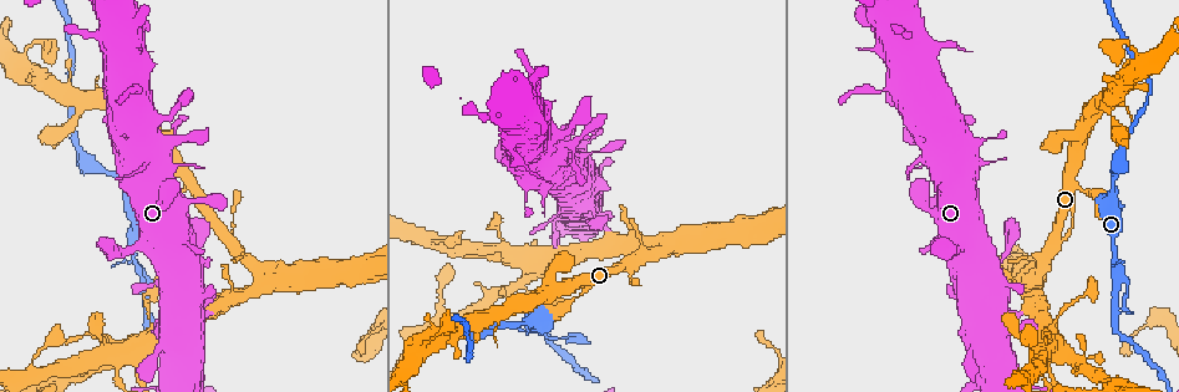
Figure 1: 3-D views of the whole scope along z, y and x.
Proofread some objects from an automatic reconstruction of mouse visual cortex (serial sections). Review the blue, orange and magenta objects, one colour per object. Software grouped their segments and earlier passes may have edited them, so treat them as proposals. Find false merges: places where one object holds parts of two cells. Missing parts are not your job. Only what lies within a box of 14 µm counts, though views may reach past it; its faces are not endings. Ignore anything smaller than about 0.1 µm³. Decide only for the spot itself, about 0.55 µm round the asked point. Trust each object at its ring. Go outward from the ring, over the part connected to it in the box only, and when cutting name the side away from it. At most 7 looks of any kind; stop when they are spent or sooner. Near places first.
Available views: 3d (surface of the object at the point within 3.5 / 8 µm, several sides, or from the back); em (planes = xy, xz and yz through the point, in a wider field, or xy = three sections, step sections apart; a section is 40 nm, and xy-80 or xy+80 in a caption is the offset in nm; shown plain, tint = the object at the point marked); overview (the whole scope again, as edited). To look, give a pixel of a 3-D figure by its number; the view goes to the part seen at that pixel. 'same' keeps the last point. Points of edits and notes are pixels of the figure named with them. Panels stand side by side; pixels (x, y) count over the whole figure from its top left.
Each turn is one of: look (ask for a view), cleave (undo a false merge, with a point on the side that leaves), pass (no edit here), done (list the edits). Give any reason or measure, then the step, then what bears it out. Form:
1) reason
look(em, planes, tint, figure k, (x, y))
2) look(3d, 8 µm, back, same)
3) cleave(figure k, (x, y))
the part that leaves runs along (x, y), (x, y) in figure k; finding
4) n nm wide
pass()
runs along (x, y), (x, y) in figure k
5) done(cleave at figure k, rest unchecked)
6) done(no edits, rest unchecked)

arms part here
look(3d, 8 µm, figure 1, (140, 266))

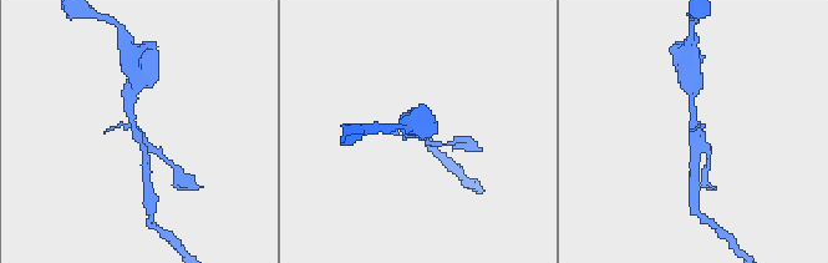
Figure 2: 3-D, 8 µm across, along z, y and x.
need the tissue
look(em, xy, step 1, tint, figure 2, (137, 131))

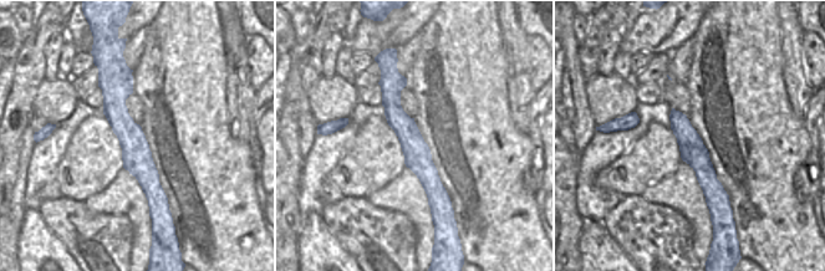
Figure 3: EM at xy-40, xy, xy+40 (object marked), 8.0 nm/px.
cleave(figure 2, (457, 140))
the part that leaves runs along (426, 140), (431, 143), (452, 143), (460, 140) in figure 2; a second cell is stuck on

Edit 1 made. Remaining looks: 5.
look(overview)

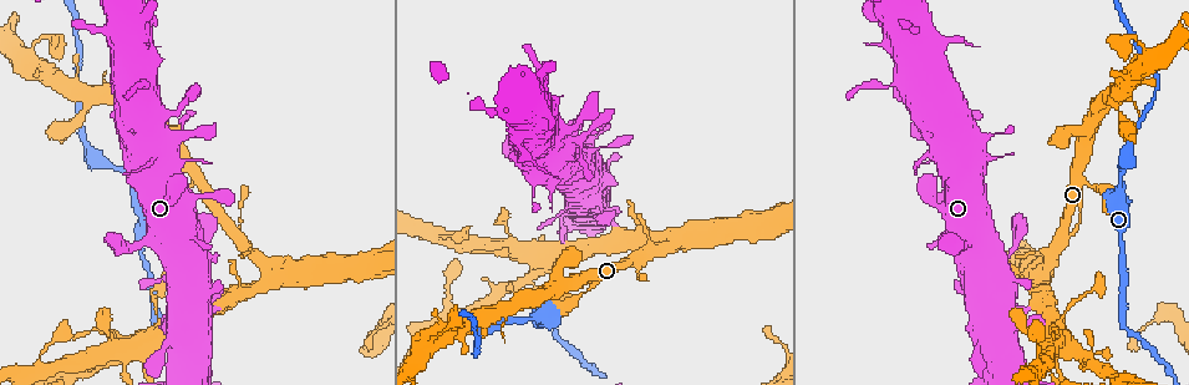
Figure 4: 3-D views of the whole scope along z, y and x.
narrows sharply
look(3d, 3.5 µm, figure 4, (534, 252))

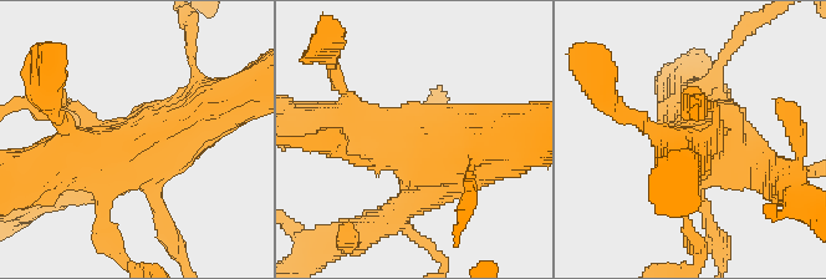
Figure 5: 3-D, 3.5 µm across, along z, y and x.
look(em, xy, step 3, tint, figure 5, (409, 142))

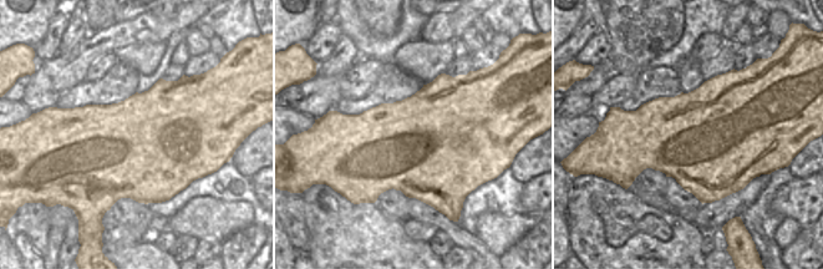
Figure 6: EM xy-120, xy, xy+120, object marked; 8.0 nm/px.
pass()
all the same cell

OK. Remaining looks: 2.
narrows sharply
look(3d, 8 µm, figure 4, (49, 345))

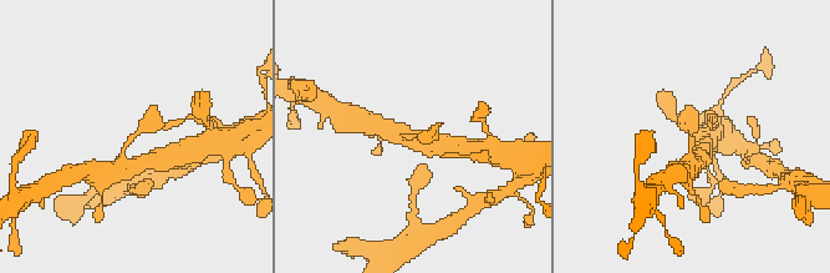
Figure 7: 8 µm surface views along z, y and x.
look(em, xy, step 3, tint, figure 7, (415, 133))

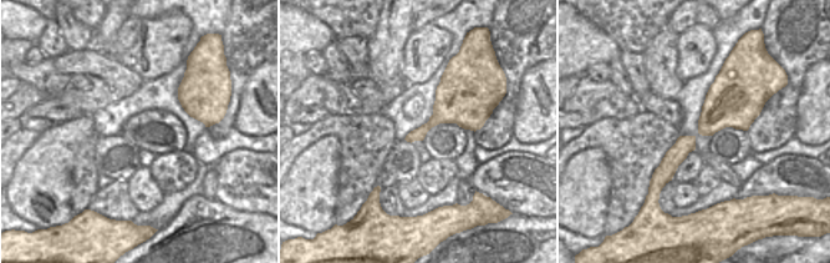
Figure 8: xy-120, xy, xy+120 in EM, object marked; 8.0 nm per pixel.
pass()
runs along (691, 165), (692, 125), (680, 125) in figure 7; one cell here

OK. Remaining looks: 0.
done(cleave at figure 2, rest unchecked)

